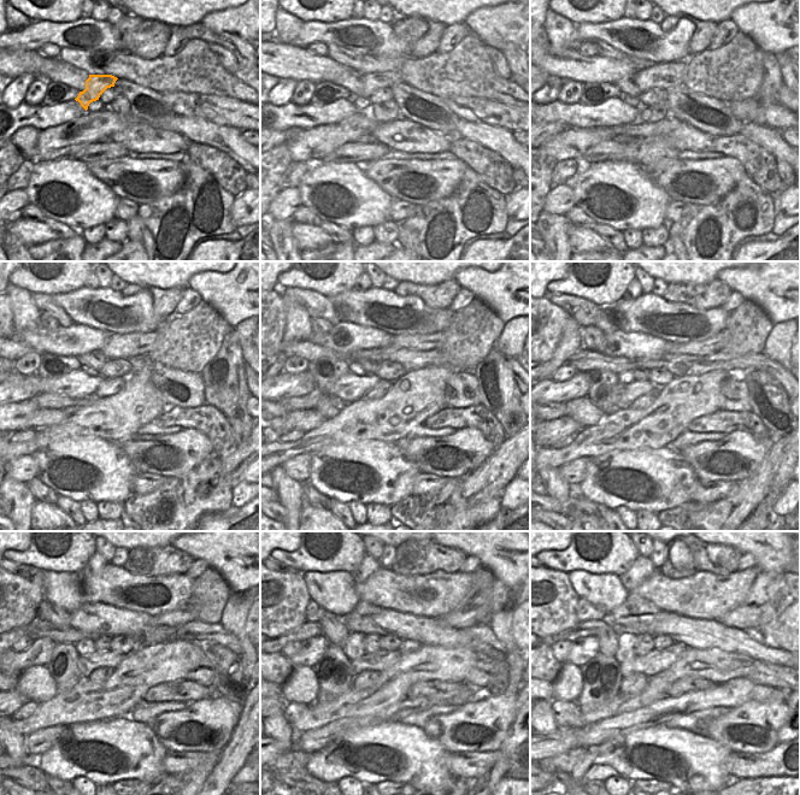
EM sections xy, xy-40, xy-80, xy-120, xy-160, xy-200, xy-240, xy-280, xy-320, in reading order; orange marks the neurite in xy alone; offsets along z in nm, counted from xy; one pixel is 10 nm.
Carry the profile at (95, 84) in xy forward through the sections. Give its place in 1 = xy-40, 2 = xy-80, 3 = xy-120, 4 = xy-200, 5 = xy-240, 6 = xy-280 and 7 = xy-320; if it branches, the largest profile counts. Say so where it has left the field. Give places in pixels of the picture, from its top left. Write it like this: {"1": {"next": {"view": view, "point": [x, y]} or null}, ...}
{"1": {"next": {"view": "xy-40", "point": [372, 82]}}, "2": {"next": {"view": "xy-80", "point": [669, 75]}}, "3": {"next": {"view": "xy-120", "point": [123, 346]}}, "4": {"next": {"view": "xy-200", "point": [712, 346]}}, "5": {"next": {"view": "xy-240", "point": [186, 613]}}, "6": {"next": {"view": "xy-280", "point": [481, 608]}}, "7": {"next": {"view": "xy-320", "point": [771, 594]}}}

